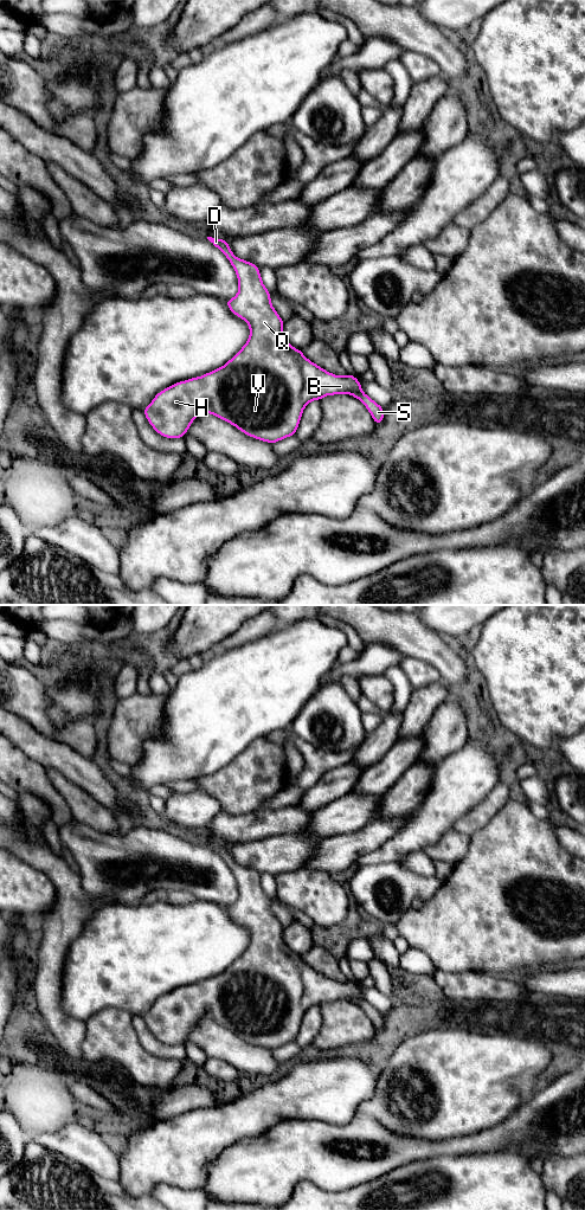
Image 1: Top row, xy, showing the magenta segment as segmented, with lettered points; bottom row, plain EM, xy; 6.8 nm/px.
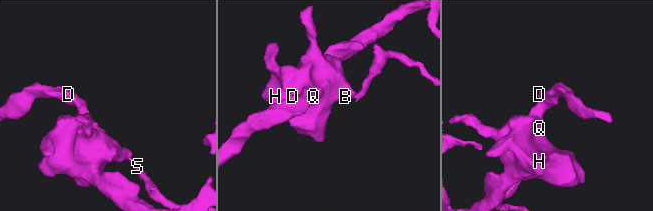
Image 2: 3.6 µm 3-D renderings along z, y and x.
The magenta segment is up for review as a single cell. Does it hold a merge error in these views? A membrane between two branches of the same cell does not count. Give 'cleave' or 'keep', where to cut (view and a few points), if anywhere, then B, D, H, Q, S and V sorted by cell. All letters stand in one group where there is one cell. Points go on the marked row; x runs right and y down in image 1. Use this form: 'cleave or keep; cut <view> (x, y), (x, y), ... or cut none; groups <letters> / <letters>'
cleave; cut xy (361, 391), (354, 391), (351, 394); groups B D H Q V / S

